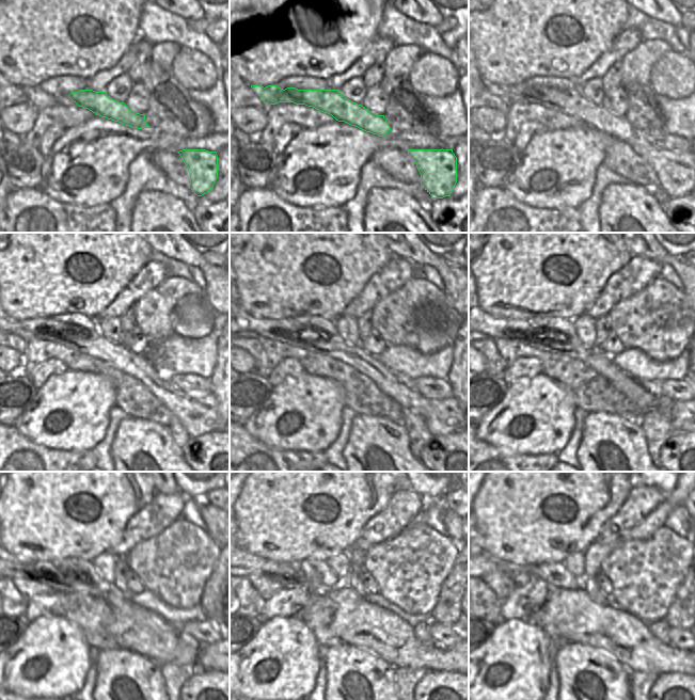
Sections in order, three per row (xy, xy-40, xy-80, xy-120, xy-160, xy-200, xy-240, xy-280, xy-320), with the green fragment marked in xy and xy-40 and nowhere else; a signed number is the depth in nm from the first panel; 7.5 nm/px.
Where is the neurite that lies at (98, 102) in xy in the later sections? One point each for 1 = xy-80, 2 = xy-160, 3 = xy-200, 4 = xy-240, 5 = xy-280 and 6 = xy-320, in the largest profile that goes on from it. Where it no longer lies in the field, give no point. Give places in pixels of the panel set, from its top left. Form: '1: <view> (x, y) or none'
1: xy-80 (676, 171)
2: xy-160 (442, 416)
3: xy-200 (492, 328)
4: xy-240 (12, 567)
5: xy-280 (284, 573)
6: xy-320 (490, 565)

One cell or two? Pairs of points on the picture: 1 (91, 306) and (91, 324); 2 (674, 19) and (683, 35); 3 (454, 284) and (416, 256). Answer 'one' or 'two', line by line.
1: two
2: two
3: one

